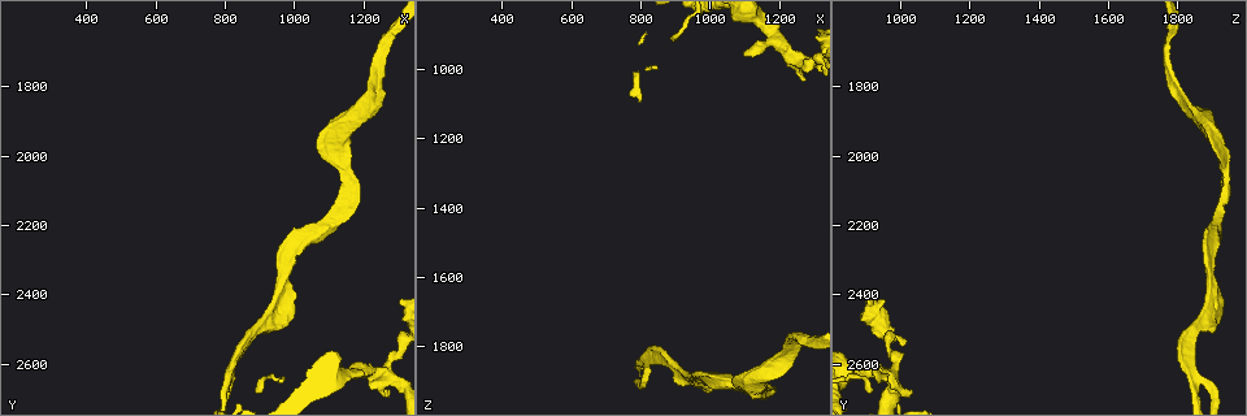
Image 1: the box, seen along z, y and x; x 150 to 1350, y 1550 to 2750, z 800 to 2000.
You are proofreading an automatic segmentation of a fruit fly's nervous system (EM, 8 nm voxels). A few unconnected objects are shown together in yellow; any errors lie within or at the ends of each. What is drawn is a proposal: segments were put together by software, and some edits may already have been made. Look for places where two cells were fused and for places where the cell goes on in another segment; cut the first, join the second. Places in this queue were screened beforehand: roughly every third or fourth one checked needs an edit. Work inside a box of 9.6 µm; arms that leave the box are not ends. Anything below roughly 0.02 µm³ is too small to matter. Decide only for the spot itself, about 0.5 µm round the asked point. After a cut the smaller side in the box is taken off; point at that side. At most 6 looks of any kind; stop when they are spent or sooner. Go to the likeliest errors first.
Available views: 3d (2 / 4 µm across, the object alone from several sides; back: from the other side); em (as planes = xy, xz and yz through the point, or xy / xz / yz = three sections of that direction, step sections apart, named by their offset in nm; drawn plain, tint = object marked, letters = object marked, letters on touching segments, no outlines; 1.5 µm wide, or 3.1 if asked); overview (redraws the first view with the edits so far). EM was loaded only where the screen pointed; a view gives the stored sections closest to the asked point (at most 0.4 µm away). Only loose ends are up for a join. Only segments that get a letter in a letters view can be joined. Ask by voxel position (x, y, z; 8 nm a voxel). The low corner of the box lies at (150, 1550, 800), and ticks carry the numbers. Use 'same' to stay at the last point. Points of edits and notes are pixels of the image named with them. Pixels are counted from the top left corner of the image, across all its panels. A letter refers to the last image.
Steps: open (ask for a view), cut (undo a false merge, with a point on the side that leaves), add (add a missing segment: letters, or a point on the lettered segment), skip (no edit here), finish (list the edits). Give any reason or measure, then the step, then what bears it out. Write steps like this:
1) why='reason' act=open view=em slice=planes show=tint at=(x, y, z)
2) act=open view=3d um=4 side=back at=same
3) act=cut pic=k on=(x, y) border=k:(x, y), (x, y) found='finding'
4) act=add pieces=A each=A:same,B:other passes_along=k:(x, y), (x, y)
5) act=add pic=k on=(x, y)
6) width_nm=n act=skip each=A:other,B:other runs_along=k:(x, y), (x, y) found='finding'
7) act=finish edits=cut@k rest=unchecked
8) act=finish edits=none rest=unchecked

why='an open end' act=open view=em slice=planes show=tint at=(1280, 2680, 1040)

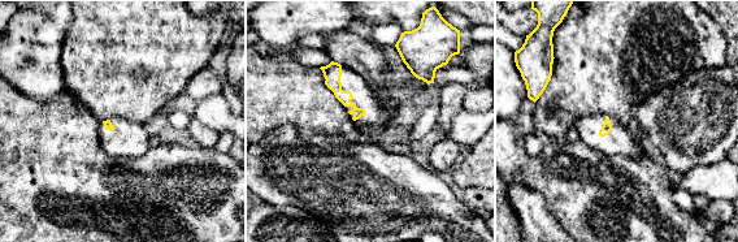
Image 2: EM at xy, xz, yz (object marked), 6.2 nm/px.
why='see the neighbours' act=open view=em slice=planes show=letters at=same

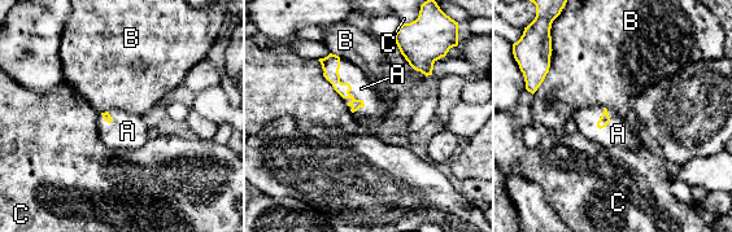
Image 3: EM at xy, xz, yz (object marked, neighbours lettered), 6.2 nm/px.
act=add pieces=A each=A:same,B:other,C:other passes_along=3:(331, 64), (351, 87), (361, 88) found='it goes on there'

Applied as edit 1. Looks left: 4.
why='see it whole again' act=open view=overview

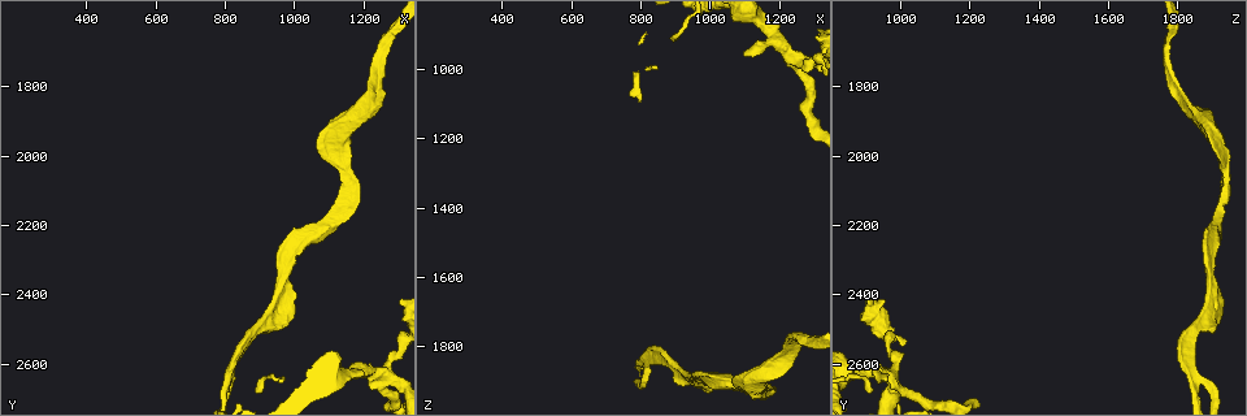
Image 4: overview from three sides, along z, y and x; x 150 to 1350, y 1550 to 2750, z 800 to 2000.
why='a fork' act=open view=em slice=planes show=letters at=(940, 2430, 1890)

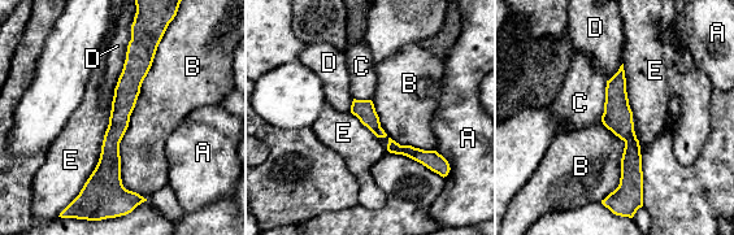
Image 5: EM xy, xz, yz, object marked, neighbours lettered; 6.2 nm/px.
width_nm=130 act=skip each=A:other,B:other,C:other,D:other,E:other runs_along=5:(135, 43), (111, 142), (114, 197) found='one cell here'

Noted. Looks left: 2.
act=finish edits=add@3 rest=unchecked

